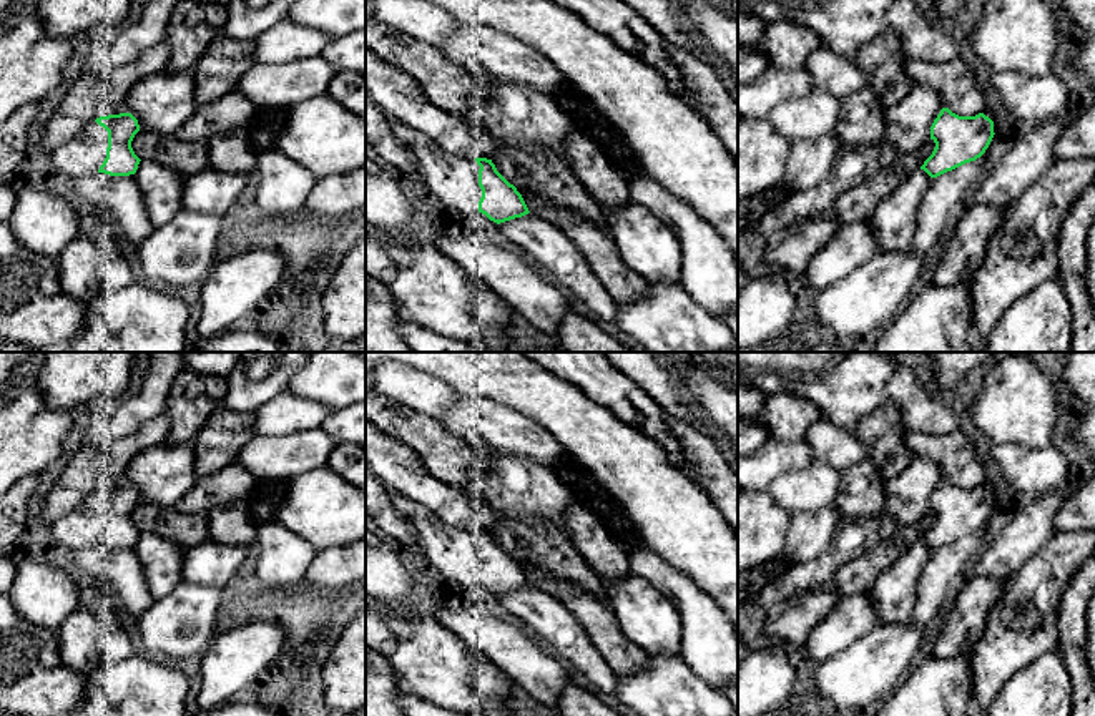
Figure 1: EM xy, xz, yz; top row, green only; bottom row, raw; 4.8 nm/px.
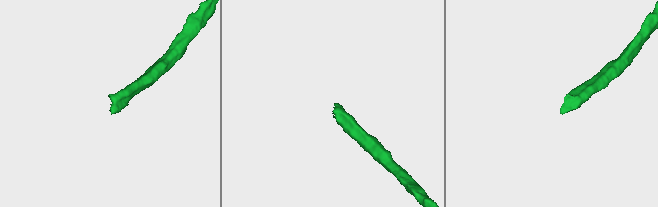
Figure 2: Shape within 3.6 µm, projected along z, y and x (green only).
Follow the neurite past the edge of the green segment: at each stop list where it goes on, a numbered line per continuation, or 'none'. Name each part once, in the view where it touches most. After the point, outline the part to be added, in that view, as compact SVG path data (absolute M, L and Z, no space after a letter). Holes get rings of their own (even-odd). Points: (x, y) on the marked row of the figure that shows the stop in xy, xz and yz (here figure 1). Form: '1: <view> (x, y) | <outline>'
1: xy (83, 155) | M96 121L88 123L80 135L50 153L55 171L71 179L98 173L106 158L108 131Z

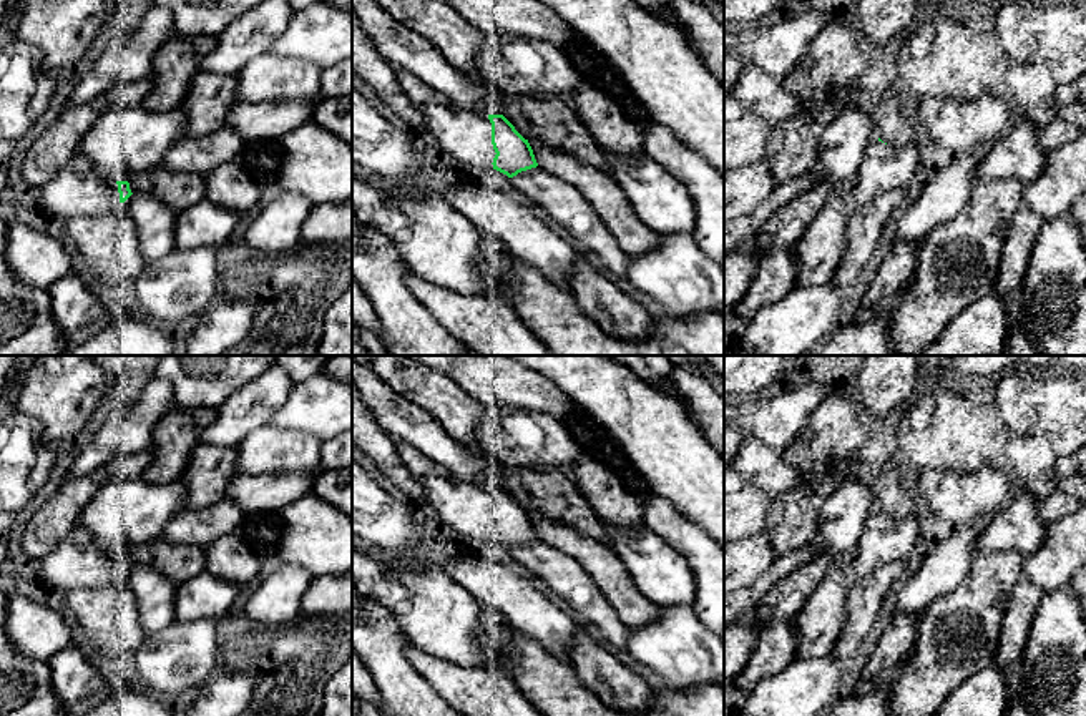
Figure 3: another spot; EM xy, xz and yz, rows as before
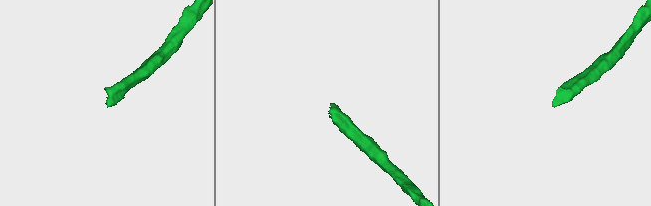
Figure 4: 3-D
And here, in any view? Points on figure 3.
1: xz (465, 135) | M390 63L408 100L423 115L440 148L465 169L493 168L492 123L488 115L458 108L450 98L423 85L405 68Z

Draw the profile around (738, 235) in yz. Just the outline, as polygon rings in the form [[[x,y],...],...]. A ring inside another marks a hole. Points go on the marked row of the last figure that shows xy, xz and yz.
[[[817,176],[795,178],[775,184],[772,193],[749,216],[724,223],[724,254],[751,249],[759,228],[799,191],[814,186]]]

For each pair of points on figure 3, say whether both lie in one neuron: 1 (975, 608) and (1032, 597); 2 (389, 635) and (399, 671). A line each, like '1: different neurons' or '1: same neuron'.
1: different neurons
2: same neuron

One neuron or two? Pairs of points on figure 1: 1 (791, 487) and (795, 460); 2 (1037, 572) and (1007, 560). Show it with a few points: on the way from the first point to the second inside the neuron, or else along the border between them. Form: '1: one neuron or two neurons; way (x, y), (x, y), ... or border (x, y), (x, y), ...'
1: two neurons; border (815, 460), (805, 467), (780, 474), (766, 489)
2: two neurons; border (1049, 537), (1006, 580)

